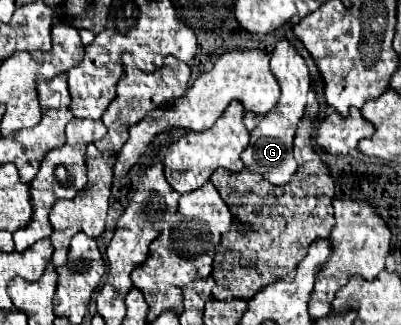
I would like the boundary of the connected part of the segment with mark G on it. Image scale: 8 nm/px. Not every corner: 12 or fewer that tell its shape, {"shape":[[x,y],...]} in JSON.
{"shape":[[289,39],[271,69],[281,101],[251,131],[245,167],[273,185],[297,171],[293,137],[311,75]]}

